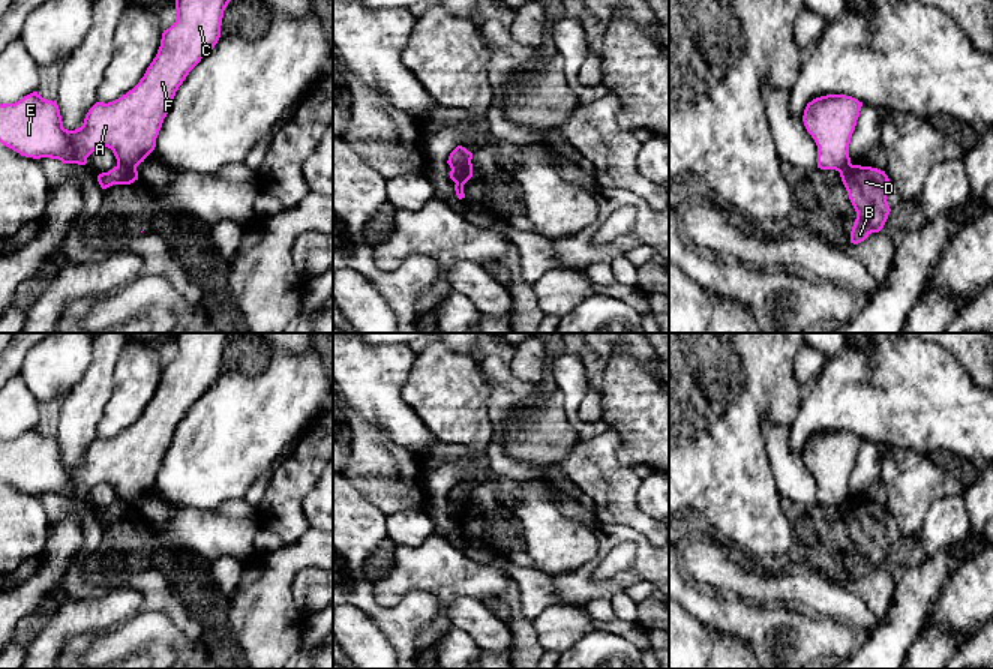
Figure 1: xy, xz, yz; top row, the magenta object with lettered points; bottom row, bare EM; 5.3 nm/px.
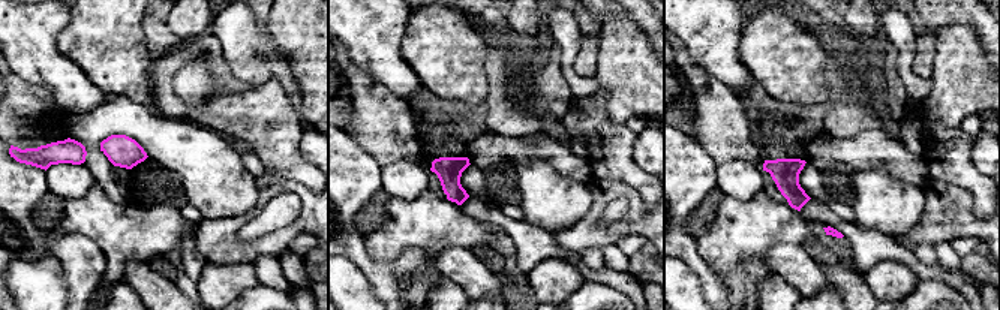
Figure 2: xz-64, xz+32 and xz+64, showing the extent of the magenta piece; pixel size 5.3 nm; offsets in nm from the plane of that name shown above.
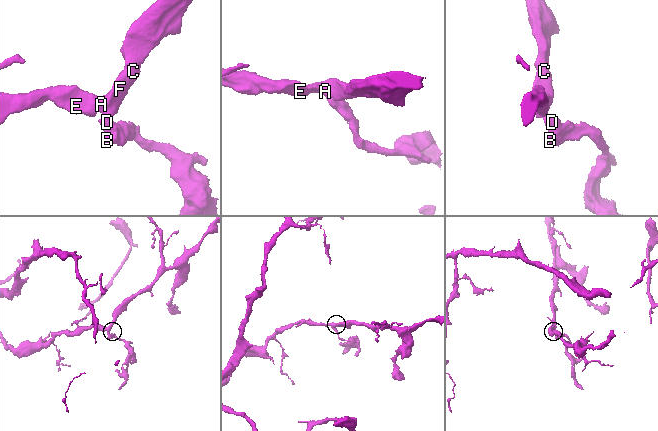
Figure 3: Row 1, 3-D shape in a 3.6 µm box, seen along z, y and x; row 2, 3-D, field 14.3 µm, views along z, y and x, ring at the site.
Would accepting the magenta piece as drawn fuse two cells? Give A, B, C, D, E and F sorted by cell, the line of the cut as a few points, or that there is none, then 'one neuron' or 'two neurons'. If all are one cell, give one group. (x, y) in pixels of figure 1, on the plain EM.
A C E F / B D; cut in xz along (452, 504), (471, 512); two neurons

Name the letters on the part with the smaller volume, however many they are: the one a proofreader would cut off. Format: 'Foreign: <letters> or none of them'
Foreign: B, D

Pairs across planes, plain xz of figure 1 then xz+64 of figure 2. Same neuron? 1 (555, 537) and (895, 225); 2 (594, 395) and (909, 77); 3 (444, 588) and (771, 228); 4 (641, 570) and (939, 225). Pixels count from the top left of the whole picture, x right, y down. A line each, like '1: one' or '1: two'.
1: one
2: two
3: one
4: one

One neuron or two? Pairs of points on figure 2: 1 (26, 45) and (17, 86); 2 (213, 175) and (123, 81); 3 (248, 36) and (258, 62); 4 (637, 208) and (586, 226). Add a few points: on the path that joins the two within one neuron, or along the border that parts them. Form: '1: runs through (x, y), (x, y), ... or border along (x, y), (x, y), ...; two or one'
1: border along (15, 72), (50, 93); two
2: border along (111, 96), (128, 96), (147, 105); two
3: runs through (248, 42), (248, 51), (252, 56); one
4: runs through (627, 222), (616, 231), (600, 231); one

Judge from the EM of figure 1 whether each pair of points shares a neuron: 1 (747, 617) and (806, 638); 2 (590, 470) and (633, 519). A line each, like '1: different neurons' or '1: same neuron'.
1: same neuron
2: same neuron

